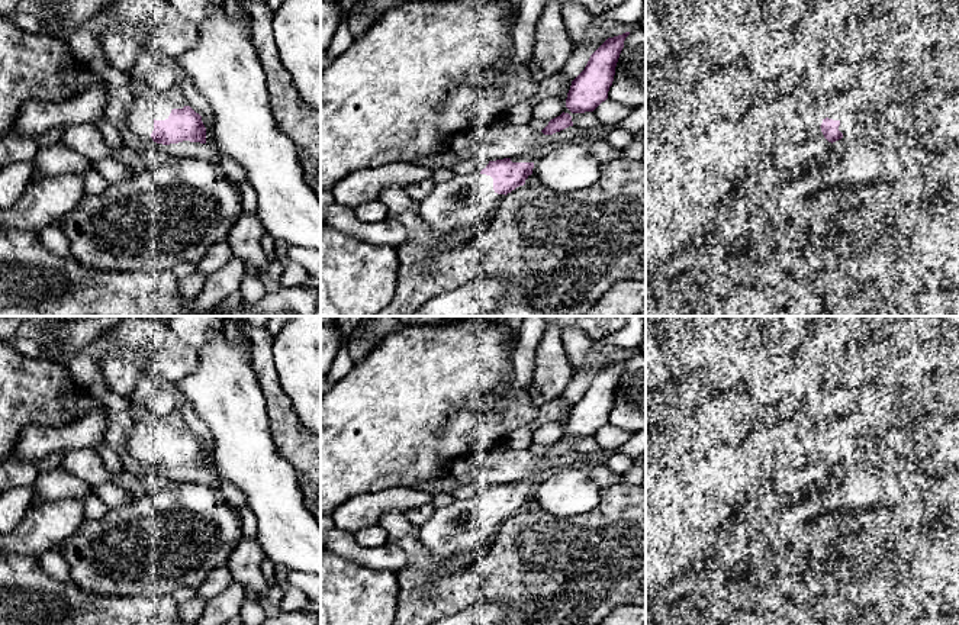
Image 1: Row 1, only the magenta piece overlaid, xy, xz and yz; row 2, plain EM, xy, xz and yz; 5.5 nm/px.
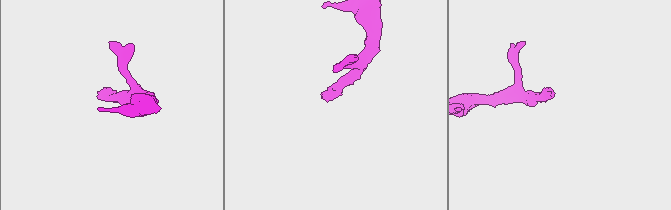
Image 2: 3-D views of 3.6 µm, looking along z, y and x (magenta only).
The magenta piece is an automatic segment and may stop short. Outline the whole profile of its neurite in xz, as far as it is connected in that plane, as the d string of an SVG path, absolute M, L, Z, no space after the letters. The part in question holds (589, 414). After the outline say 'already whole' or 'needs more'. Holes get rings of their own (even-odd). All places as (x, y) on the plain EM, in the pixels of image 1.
M630 360L608 363L589 383L585 394L572 406L566 423L566 432L572 438L593 436L608 423L612 410L615 392Z; already whole

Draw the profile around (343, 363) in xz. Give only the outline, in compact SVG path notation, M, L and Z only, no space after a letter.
M341 347L337 351L337 355L329 368L329 373L328 373L329 381L334 384L342 377L345 377L353 370L354 364L355 363L353 361L350 355L348 347Z

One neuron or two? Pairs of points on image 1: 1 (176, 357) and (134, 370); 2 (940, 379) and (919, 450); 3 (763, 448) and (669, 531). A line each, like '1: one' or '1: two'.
1: two
2: one
3: one

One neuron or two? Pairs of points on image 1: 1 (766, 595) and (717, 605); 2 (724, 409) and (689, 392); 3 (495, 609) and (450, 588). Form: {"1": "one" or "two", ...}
{"1": "one", "2": "one", "3": "two"}

